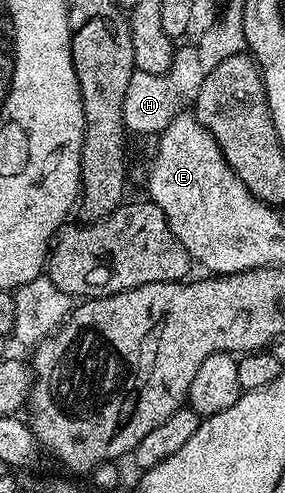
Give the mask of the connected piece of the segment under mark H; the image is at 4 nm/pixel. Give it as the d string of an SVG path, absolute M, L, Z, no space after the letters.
M181 46L172 68L167 74L133 70L127 85L126 98L123 99L123 123L125 129L136 135L158 135L175 119L177 114L191 106L206 75L199 62L195 46Z

